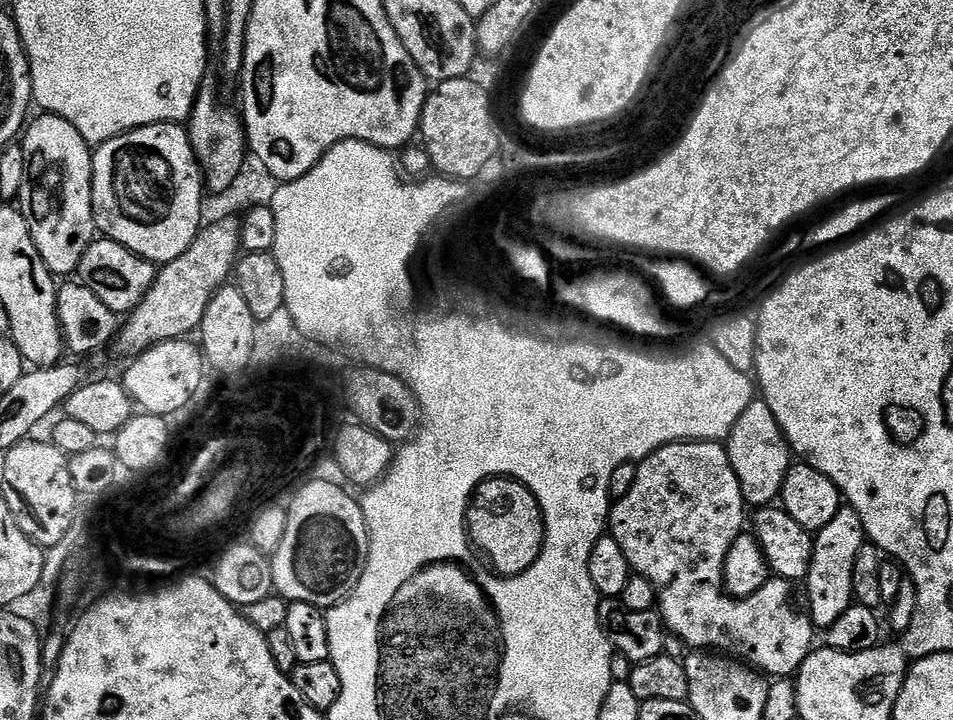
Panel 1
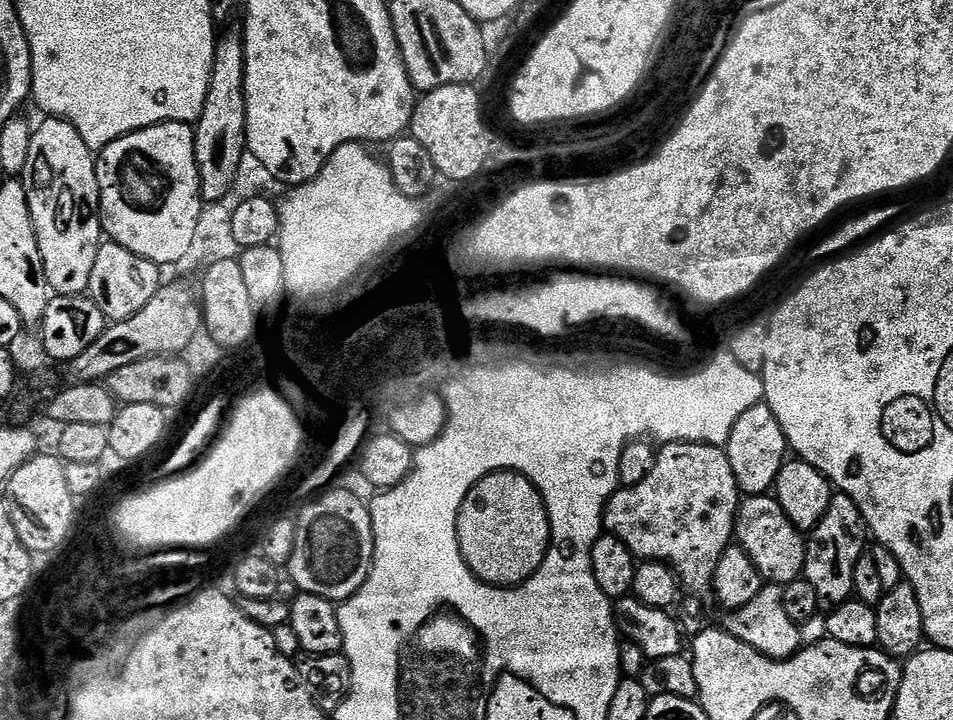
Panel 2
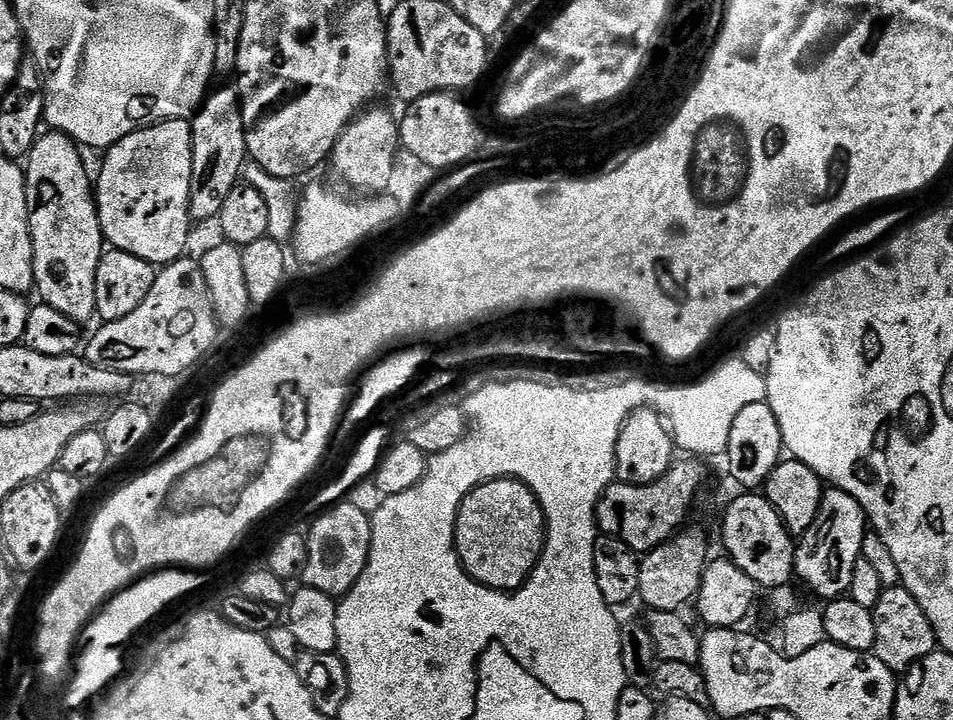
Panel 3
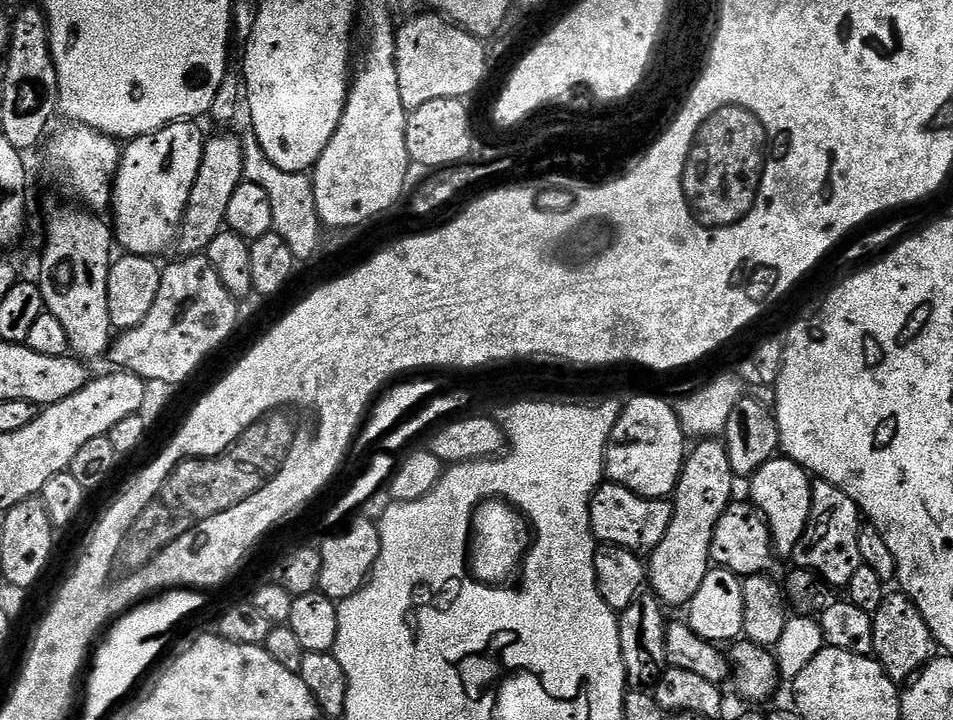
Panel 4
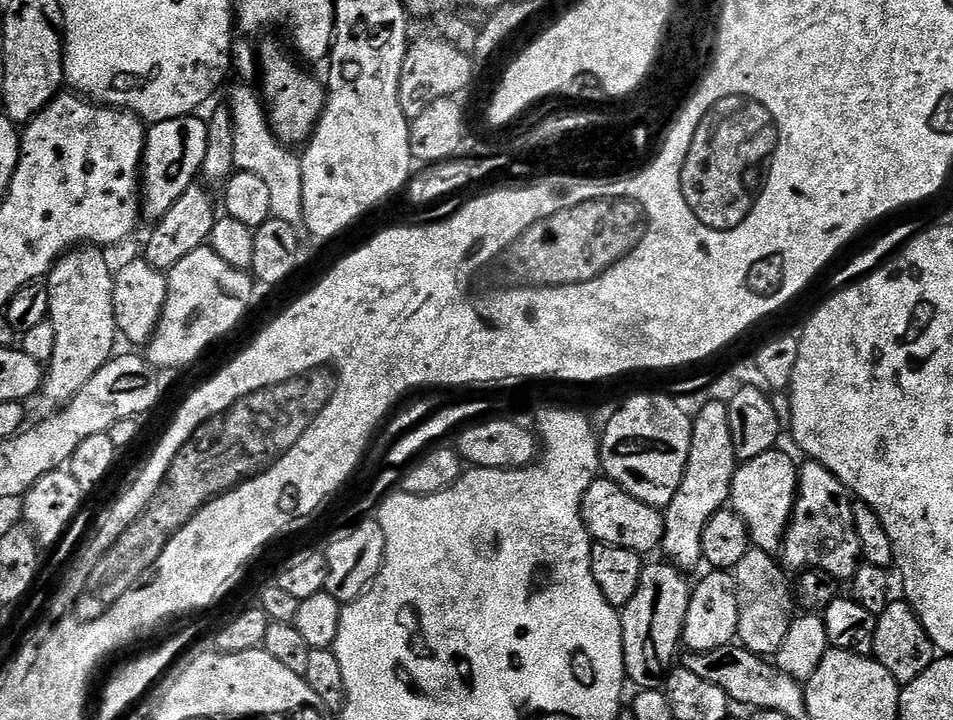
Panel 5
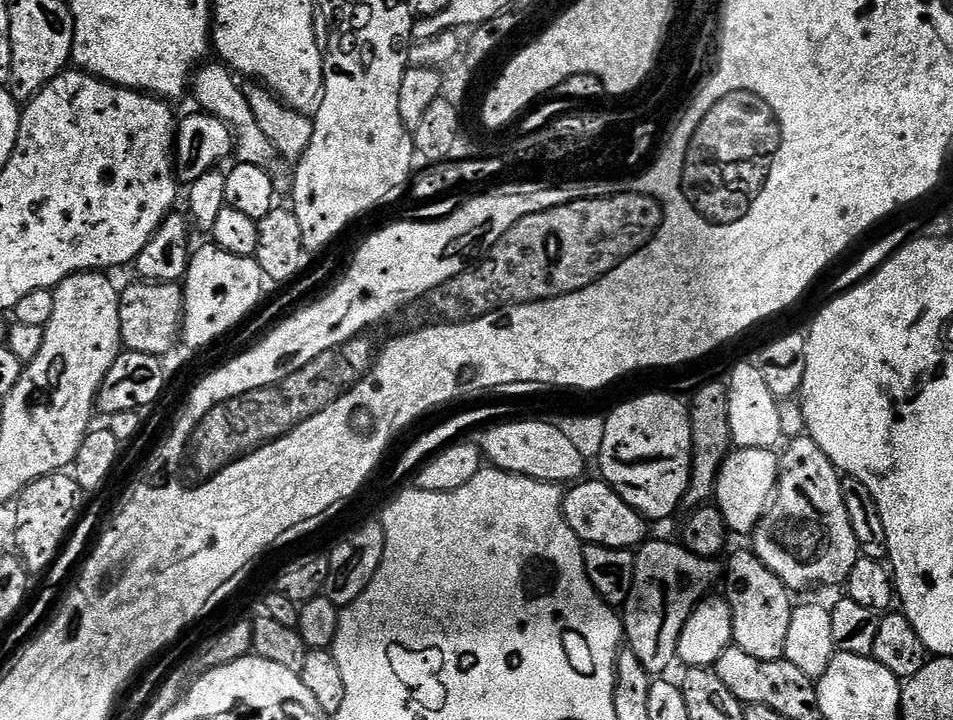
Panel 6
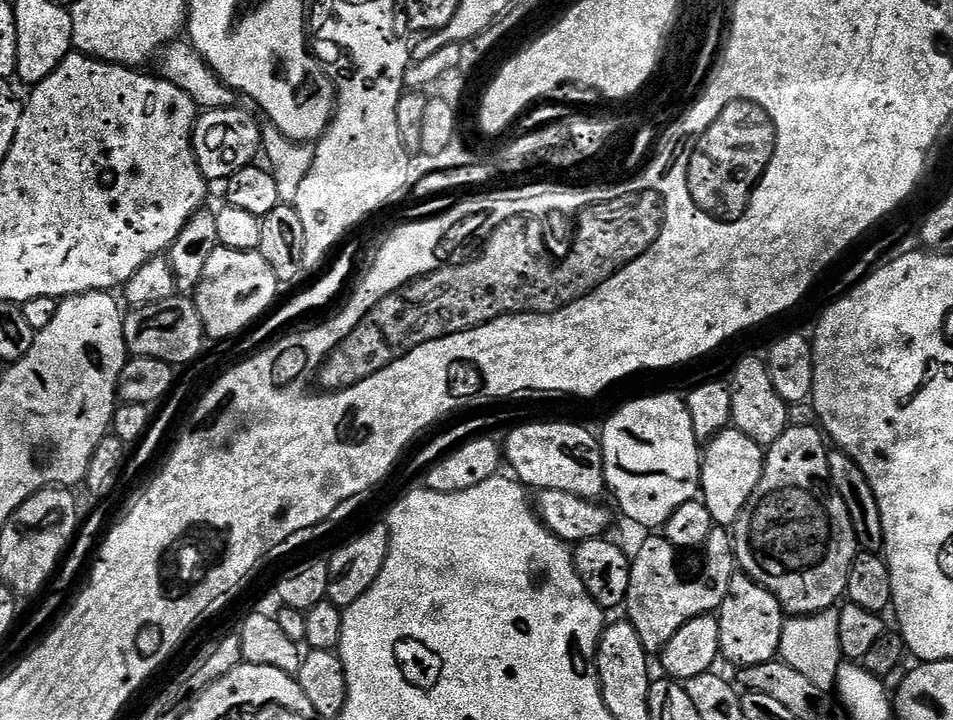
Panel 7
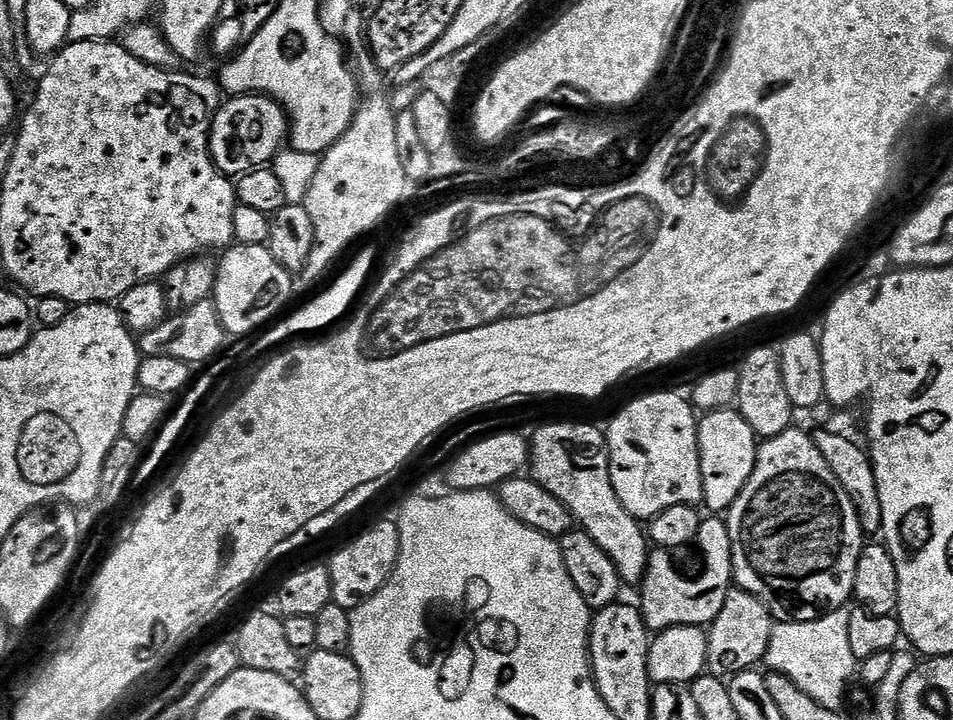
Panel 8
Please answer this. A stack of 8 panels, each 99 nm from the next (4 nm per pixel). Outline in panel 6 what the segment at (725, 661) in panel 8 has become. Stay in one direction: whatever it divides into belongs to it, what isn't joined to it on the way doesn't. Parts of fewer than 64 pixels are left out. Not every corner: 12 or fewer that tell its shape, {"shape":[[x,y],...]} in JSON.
{"shape":[[736,551],[724,593],[733,643],[781,659],[790,590],[755,552]]}

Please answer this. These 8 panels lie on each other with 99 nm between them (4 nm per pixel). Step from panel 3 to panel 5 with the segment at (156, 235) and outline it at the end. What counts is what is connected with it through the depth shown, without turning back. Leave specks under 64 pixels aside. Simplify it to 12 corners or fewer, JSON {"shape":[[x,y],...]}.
{"shape":[[196,114],[147,129],[142,212],[161,220],[197,183],[208,126]]}

